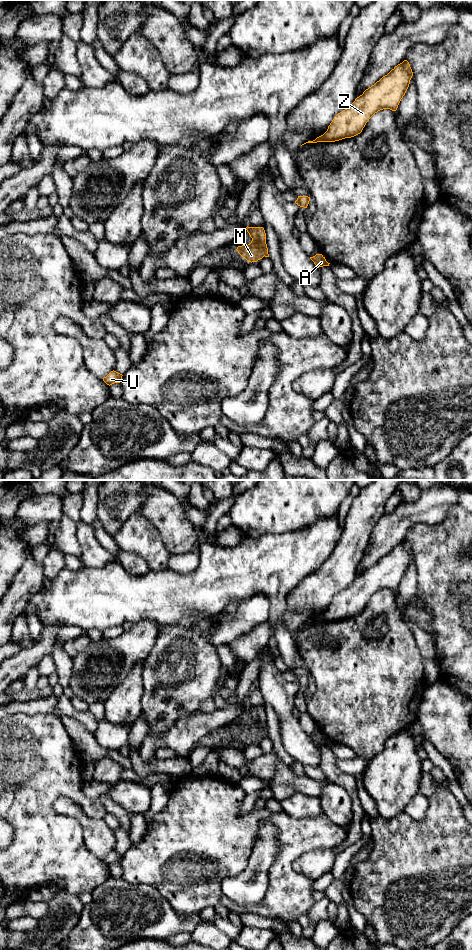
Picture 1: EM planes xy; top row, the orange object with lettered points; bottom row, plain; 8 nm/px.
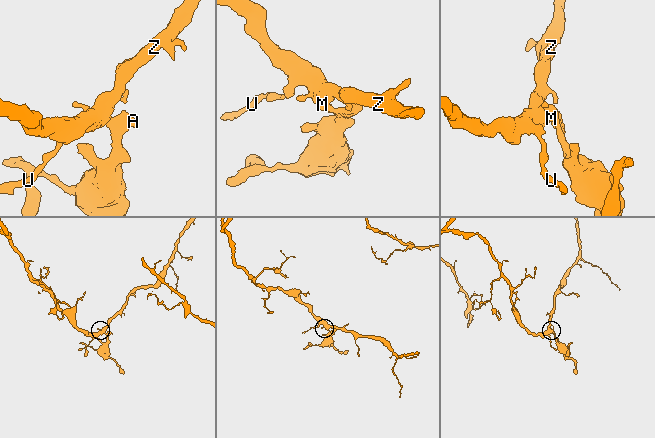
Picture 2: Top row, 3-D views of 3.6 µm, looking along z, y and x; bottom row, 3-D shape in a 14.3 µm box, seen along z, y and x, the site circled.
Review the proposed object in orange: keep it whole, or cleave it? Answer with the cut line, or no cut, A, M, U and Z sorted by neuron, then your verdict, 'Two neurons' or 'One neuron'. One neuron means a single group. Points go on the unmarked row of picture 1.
Split along xy (252, 719), (264, 735). Groups: A / M U Z. Two neurons

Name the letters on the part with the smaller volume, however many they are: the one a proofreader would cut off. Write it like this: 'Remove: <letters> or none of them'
Remove: A

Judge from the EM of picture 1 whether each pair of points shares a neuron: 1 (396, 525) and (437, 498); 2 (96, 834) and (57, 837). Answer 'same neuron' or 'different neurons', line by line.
1: same neuron
2: different neurons

